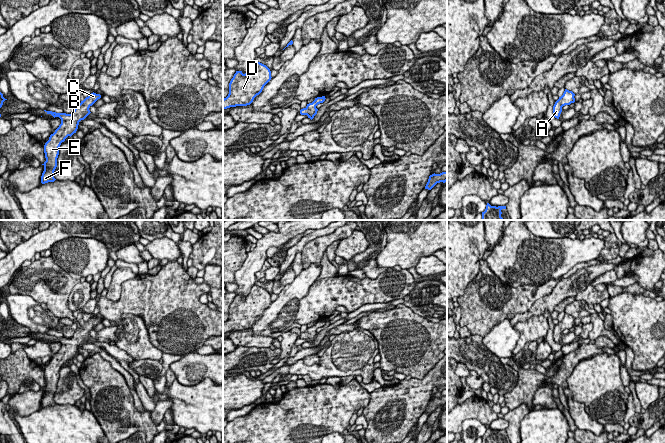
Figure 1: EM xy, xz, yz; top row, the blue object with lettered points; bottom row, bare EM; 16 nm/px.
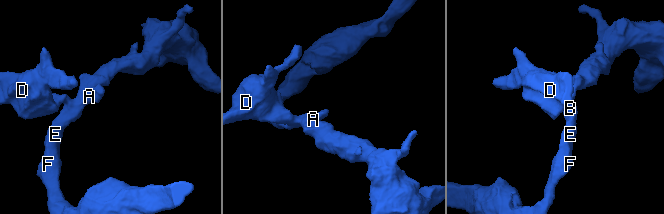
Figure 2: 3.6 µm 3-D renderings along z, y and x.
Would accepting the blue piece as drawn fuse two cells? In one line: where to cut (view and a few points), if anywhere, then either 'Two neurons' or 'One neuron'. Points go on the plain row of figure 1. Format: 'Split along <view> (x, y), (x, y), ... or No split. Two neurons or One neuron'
No split. One neuron

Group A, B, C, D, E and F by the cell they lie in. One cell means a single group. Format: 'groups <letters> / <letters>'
groups A B C D E F

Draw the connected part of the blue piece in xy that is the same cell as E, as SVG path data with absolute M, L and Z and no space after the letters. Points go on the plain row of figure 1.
M91 317L86 321L79 329L77 329L71 338L56 337L52 335L46 335L47 338L51 338L54 342L59 341L61 348L50 359L49 364L44 369L44 377L46 385L42 388L44 395L41 400L41 407L54 406L54 395L57 391L57 382L59 379L59 371L62 366L68 360L72 360L78 353L79 346L84 344L91 336L89 332L101 322L100 318Z

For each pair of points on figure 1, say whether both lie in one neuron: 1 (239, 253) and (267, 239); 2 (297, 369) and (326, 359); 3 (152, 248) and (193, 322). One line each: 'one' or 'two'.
1: two
2: one
3: two

